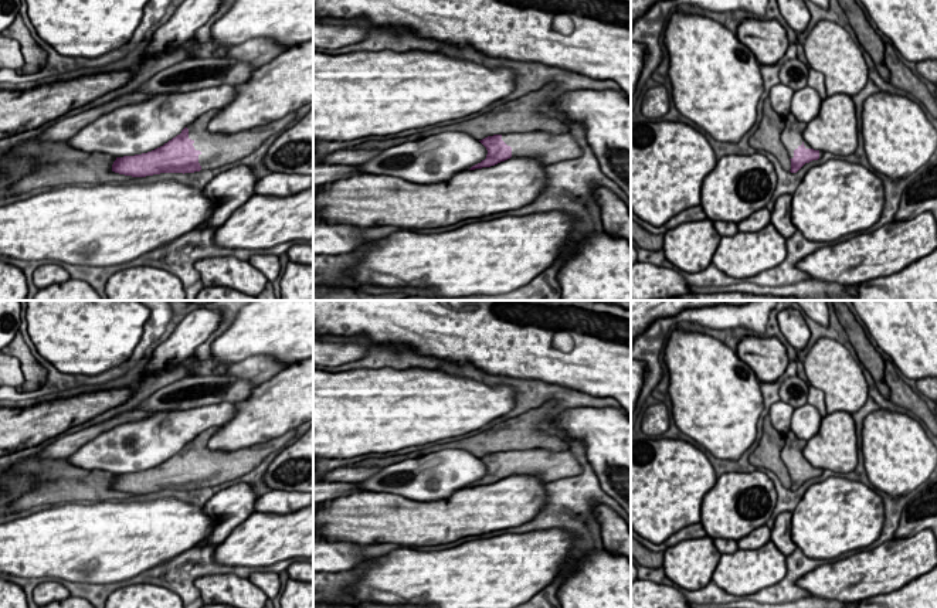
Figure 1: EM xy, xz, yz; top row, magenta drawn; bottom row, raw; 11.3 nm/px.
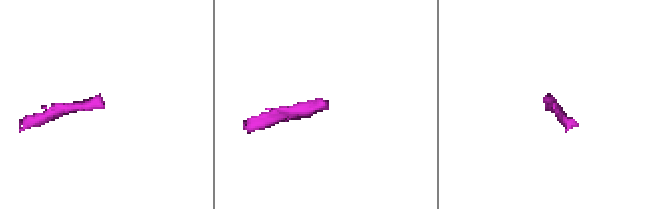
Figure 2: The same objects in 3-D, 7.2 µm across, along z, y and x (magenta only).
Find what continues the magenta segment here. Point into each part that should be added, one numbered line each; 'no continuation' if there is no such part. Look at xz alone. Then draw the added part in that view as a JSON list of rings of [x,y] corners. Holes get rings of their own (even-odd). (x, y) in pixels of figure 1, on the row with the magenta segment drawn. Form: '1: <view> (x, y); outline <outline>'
1: xz (550, 149); outline [[[509,133],[502,135],[502,140],[512,147],[512,157],[540,159],[547,166],[583,156],[583,149],[570,133]]]

